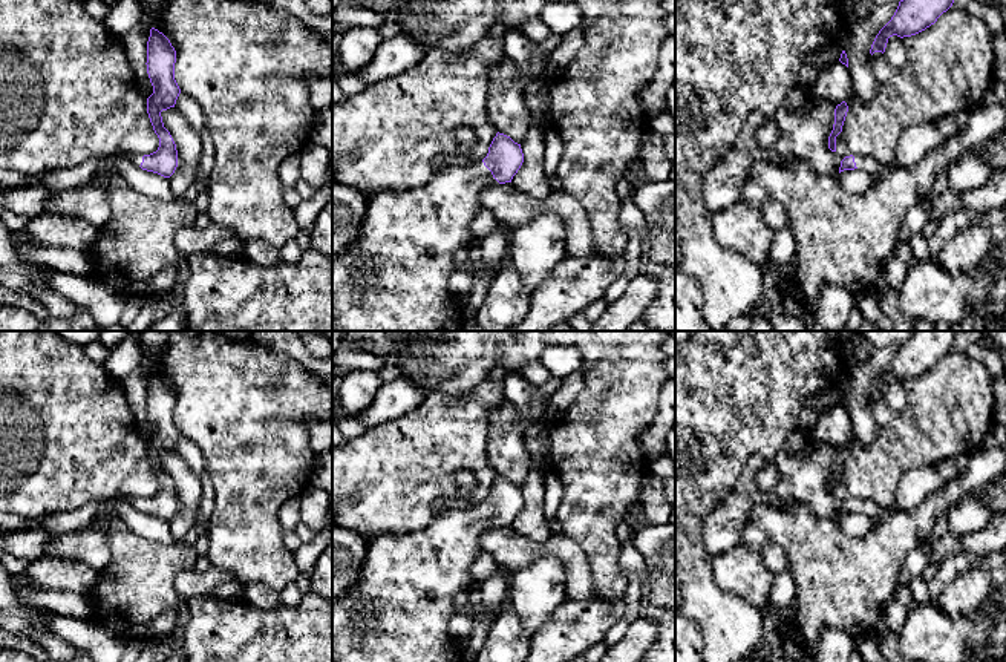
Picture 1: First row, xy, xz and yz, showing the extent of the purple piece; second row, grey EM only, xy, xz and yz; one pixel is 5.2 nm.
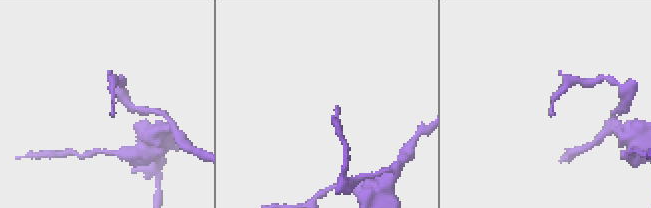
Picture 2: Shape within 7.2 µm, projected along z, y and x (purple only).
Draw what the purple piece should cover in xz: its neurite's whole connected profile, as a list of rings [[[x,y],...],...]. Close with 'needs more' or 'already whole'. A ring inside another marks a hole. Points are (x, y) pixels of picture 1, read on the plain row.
[[[498,475],[488,490],[487,500],[482,504],[475,506],[470,510],[441,509],[432,523],[420,530],[401,535],[381,535],[366,541],[366,559],[358,582],[351,590],[345,592],[341,596],[332,601],[332,662],[464,662],[461,647],[449,631],[449,622],[456,613],[453,607],[453,598],[456,593],[469,592],[475,587],[470,569],[473,561],[482,552],[479,546],[481,535],[493,527],[511,526],[522,506],[524,496],[521,487]]] | needs more

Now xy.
[[[150,372],[147,385],[147,417],[153,429],[153,437],[147,441],[147,457],[159,490],[150,498],[115,496],[98,501],[96,513],[90,526],[103,526],[116,516],[115,503],[126,500],[133,509],[142,513],[170,521],[178,510],[178,493],[170,475],[164,470],[161,455],[175,451],[181,432],[175,423],[176,394],[170,383],[158,372]]] | needs more

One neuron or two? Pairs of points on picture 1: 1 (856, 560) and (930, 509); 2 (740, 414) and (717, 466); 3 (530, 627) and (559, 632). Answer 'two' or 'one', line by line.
1: one
2: one
3: two

